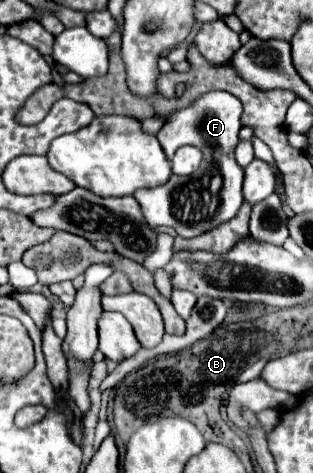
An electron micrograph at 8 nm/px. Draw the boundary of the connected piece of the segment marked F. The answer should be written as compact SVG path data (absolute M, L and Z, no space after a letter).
M206 92L186 108L174 110L168 116L166 124L158 132L158 142L162 146L176 146L176 144L200 146L204 158L196 174L190 174L190 176L174 174L166 184L140 190L134 194L152 230L160 226L168 226L168 228L174 228L176 234L184 238L192 238L216 226L218 222L224 222L236 216L244 200L242 198L244 170L238 166L234 158L238 132L242 128L240 114L242 114L242 104L240 100L236 100L236 96L228 92Z

